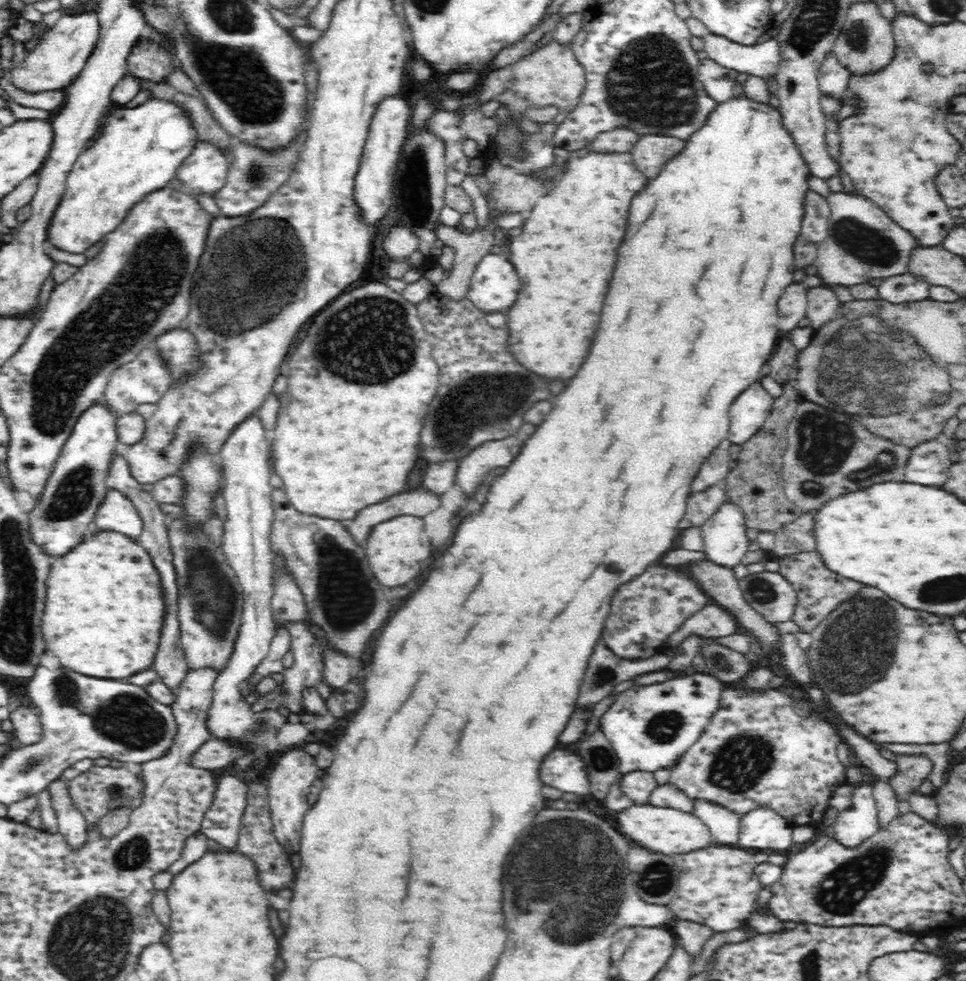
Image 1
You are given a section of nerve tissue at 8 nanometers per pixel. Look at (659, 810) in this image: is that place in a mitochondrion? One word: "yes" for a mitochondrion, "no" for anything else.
no

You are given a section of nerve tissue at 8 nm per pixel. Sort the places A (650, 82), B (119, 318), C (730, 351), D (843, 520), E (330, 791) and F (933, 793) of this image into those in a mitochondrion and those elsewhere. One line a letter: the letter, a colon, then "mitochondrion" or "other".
A: mitochondrion
B: mitochondrion
C: other
D: other
E: other
F: other

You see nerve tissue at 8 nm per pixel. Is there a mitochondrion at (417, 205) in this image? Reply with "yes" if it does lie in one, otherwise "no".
yes

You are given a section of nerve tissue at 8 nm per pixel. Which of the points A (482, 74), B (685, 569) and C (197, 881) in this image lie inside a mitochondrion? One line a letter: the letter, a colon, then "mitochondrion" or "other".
A: other
B: other
C: other

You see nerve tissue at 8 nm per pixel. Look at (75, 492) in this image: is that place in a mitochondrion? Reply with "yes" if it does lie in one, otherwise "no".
yes

